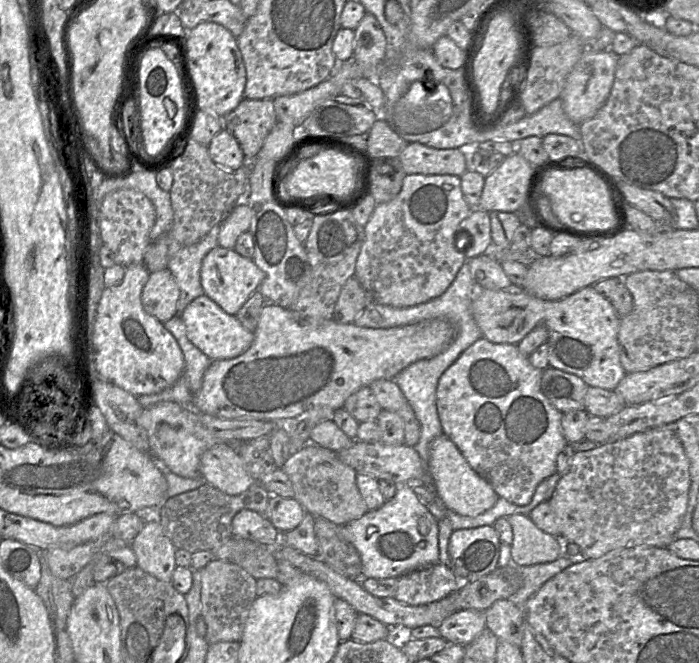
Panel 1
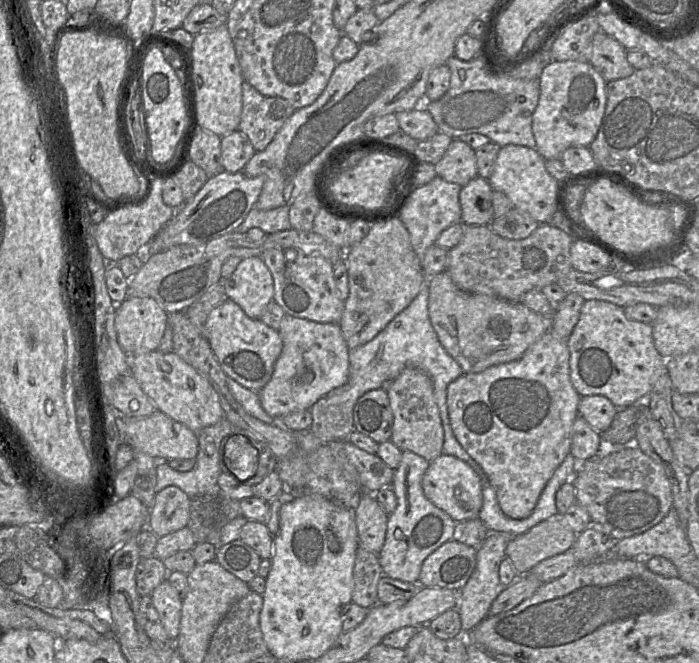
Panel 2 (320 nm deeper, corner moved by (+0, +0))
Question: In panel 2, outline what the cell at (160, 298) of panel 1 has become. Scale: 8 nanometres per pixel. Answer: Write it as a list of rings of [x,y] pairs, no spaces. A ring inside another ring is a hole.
[[[127,297],[118,305],[114,321],[118,343],[130,358],[157,350],[167,323],[167,312],[150,297]]]

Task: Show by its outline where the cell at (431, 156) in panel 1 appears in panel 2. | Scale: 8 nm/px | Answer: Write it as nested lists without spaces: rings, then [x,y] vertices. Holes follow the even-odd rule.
[[[452,139],[445,154],[434,166],[437,176],[460,186],[478,176],[475,150],[461,139]]]

